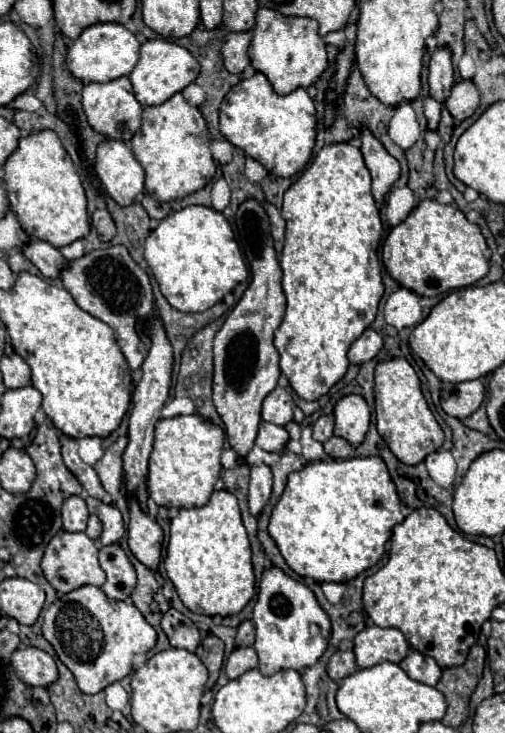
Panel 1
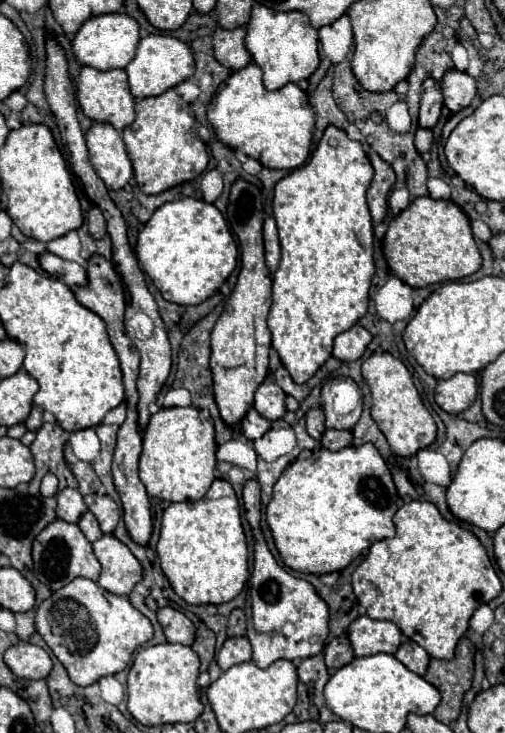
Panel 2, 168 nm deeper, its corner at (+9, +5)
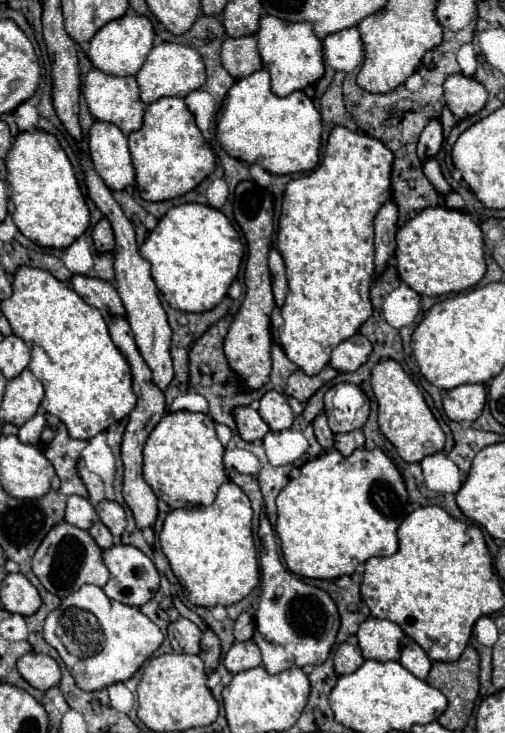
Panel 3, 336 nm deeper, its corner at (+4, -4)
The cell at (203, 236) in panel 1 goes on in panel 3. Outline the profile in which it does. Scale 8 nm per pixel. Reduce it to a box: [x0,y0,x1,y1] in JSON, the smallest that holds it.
[140,204,245,312]

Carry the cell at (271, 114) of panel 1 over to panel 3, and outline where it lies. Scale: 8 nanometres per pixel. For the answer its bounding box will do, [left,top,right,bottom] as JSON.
[216,70,322,174]

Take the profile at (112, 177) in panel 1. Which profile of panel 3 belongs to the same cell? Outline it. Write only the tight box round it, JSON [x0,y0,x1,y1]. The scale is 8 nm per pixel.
[88,120,134,190]

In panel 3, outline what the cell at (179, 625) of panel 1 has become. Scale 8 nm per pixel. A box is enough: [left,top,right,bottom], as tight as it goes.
[168,618,202,654]

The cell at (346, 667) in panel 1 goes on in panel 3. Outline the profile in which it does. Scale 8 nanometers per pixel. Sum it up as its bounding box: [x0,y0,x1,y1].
[334,642,364,674]

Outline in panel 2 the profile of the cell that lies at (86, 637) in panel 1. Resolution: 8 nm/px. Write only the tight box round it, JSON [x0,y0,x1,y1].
[35,577,153,687]

